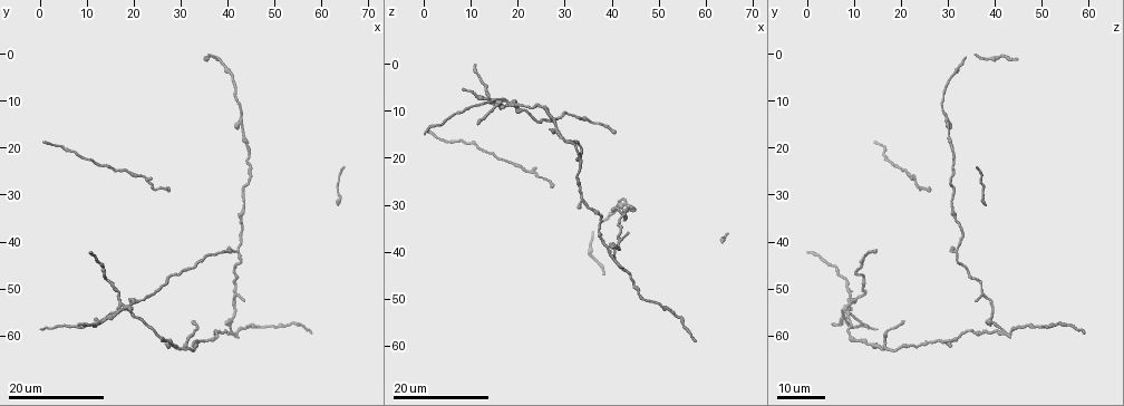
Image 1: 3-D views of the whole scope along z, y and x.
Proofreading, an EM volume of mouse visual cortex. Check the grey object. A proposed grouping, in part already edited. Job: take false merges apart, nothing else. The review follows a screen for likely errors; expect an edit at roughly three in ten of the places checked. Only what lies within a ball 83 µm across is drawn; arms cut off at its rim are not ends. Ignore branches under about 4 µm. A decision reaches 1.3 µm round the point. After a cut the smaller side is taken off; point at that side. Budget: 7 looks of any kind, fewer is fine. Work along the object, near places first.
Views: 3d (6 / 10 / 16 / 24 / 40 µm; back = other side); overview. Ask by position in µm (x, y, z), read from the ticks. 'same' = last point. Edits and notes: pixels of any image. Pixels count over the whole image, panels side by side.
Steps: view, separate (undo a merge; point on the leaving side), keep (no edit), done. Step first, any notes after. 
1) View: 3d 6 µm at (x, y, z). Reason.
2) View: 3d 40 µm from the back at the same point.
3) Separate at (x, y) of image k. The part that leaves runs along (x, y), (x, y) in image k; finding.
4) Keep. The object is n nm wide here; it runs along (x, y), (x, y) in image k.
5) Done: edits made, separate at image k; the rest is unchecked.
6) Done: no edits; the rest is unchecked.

View: 3d 16 µm at (40.5, 59.5, 41.5). Two arms in line, one across.

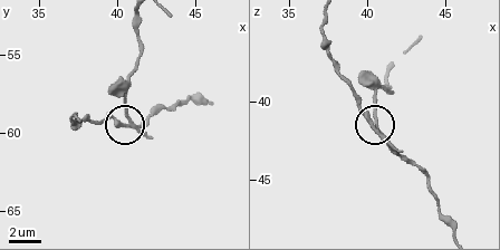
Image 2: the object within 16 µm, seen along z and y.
View: 3d 10 µm at (40.6, 59.4, 42.0).

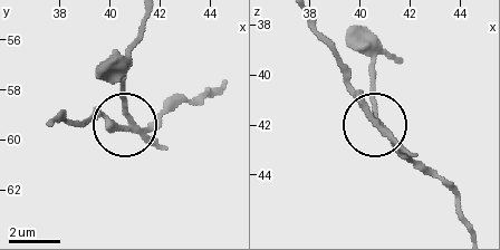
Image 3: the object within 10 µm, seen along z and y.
Separate at (125, 104) of image 3. The object is 220 nm wide here; two cells meet here.

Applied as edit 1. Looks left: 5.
View: overview.

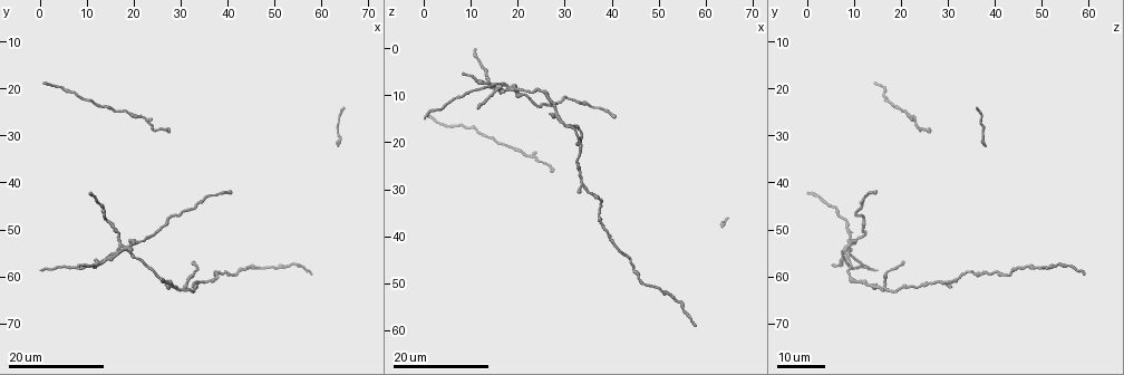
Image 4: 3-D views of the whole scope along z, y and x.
View: 3d 16 µm at (33.0, 61.5, 26.5). Sudden change in width.

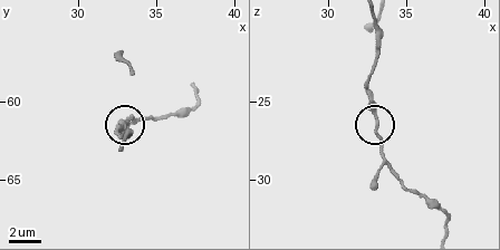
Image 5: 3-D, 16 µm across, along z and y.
View: 3d 6 µm at (33.2, 61.4, 26.2).

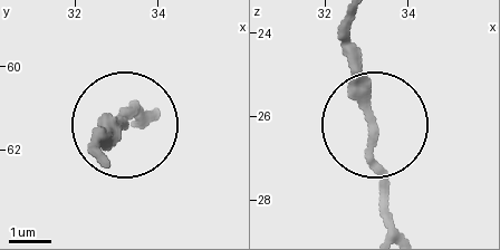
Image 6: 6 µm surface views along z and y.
Keep. It runs along (151, 112), (133, 105), (102, 147) in image 6; one cell here.

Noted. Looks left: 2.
View: 3d 24 µm at (18.5, 54.0, 9.0). Four arms meet.

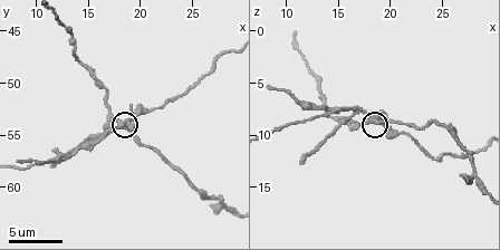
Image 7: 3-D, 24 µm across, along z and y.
View: 3d 10 µm at (18.2, 53.8, 8.4).

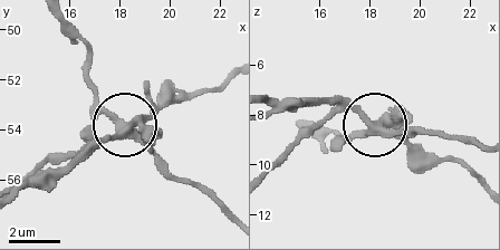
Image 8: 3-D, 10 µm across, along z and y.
Separate at (344, 108) of image 8. 4 arms meet here; the part that leaves runs along (380, 123), (396, 125), (434, 156), (460, 163), (480, 180) in image 8; two cells meet here.

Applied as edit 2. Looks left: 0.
Done: edits made, separate at image 3, separate at image 8; the rest is unchecked.

